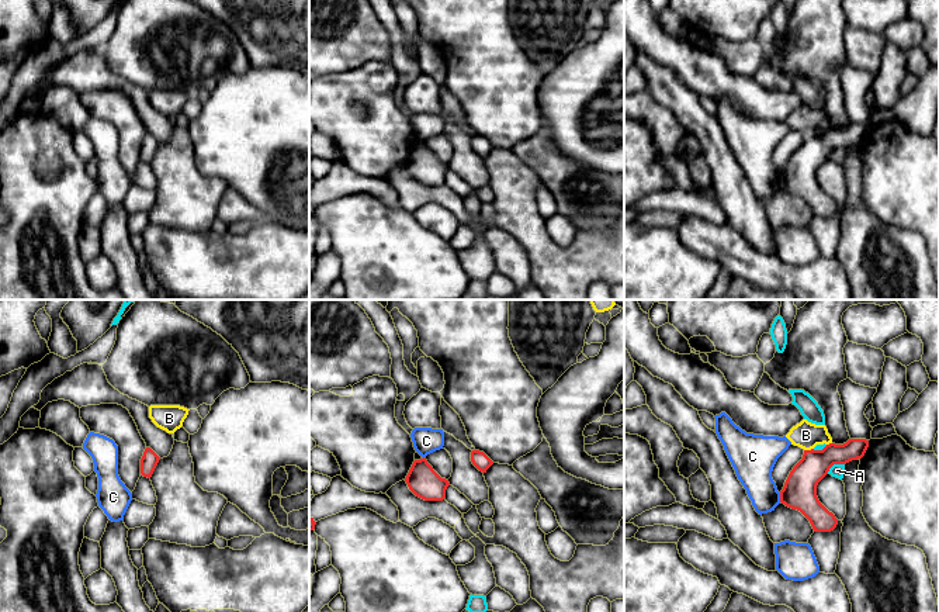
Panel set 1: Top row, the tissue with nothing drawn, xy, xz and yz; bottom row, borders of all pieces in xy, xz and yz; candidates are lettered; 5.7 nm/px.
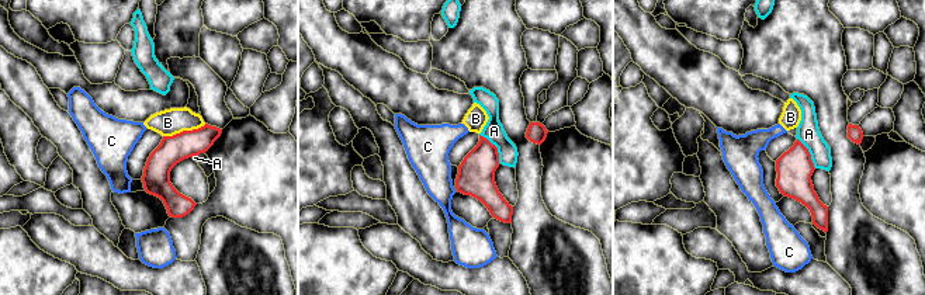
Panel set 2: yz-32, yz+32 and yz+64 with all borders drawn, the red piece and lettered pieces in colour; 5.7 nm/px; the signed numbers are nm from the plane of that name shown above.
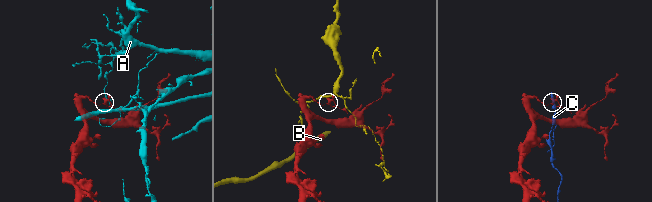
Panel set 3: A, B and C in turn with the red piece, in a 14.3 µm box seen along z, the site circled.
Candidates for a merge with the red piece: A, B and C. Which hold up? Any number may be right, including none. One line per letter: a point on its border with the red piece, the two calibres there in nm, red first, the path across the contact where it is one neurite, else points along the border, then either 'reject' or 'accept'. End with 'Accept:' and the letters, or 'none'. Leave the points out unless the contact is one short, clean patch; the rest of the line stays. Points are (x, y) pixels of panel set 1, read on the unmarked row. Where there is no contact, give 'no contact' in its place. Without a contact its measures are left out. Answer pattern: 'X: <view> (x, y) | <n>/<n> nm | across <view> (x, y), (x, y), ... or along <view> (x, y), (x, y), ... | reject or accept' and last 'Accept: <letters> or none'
A: yz (834, 148) | 190/80 nm | along yz (844, 148), (835, 148), (827, 158) | reject
B: yz (808, 135) | 190/160 nm | reject
C: yz (780, 182) | 190/220 nm | along yz (779, 177), (780, 186) | reject
Accept: none

